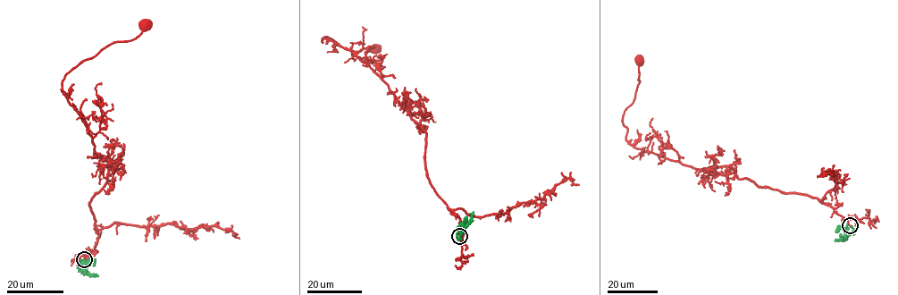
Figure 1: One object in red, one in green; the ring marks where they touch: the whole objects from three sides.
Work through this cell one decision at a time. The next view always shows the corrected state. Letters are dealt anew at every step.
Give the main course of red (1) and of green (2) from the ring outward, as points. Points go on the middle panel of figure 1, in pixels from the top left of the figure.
1: (459, 236), (459, 217), (427, 177), (425, 132), (373, 70), (322, 39), (355, 52), (375, 48)
2: (459, 236), (457, 240), (460, 236), (457, 229), (462, 227), (466, 216)

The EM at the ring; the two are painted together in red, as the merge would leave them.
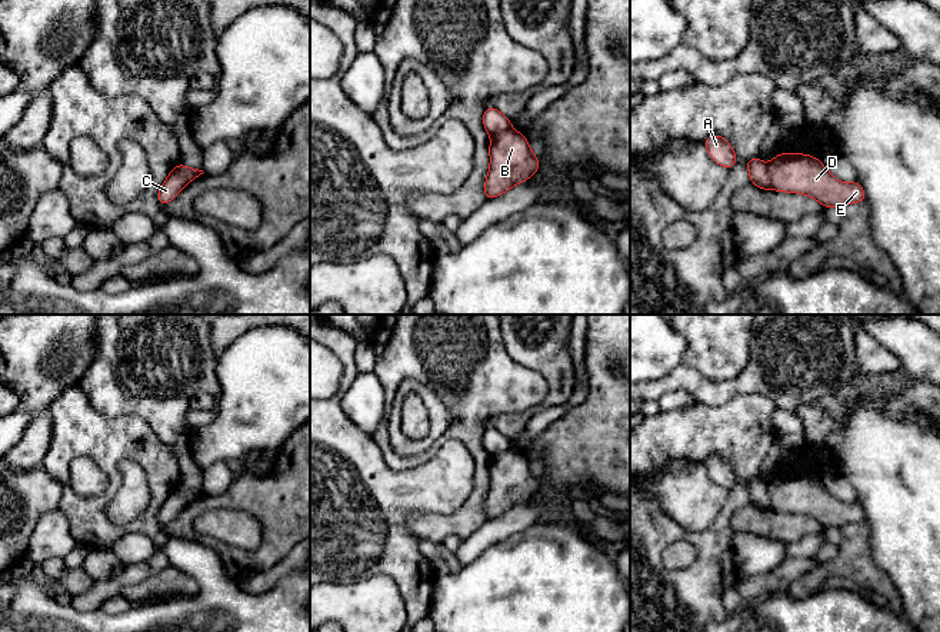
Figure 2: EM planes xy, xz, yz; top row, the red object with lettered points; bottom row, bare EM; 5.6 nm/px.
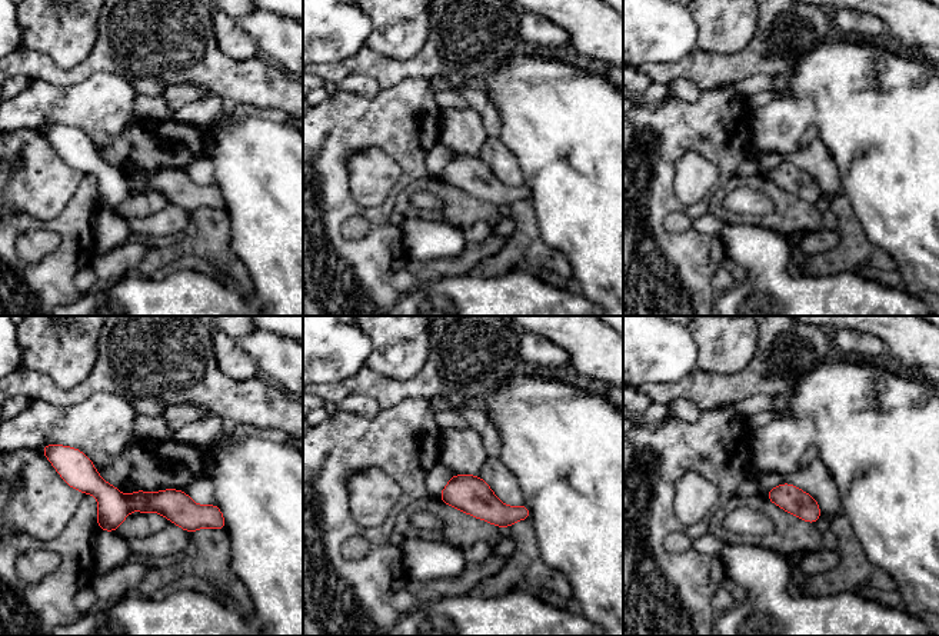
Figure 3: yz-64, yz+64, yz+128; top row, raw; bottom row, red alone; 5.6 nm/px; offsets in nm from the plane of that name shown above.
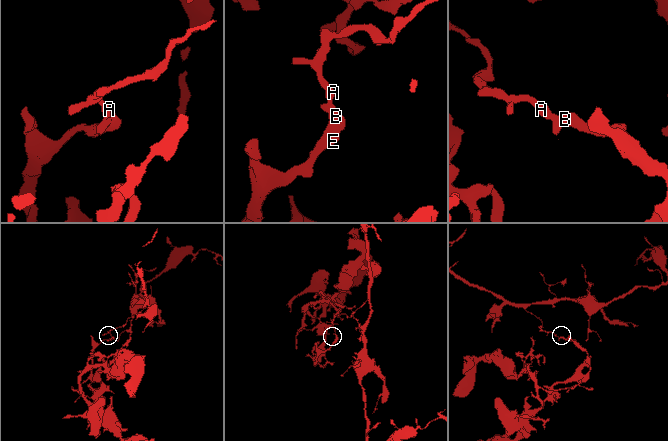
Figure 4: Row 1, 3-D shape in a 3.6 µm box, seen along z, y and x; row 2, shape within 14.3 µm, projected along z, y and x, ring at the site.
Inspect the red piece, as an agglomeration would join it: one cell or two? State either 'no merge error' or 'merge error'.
merge error

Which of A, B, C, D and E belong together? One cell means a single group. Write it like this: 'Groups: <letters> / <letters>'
Groups: A C / B D E

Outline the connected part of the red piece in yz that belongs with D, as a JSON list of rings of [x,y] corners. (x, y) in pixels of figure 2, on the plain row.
[[[779,473],[767,485],[771,509],[777,512],[800,513],[814,518],[823,528],[840,529],[846,523],[864,523],[866,513],[863,506],[856,500],[841,503],[833,498],[820,479],[801,473]]]

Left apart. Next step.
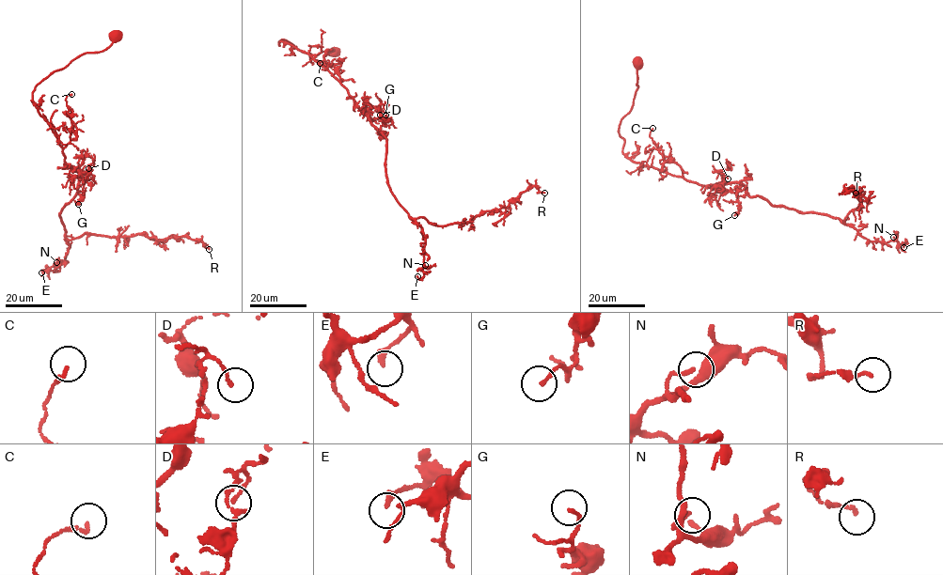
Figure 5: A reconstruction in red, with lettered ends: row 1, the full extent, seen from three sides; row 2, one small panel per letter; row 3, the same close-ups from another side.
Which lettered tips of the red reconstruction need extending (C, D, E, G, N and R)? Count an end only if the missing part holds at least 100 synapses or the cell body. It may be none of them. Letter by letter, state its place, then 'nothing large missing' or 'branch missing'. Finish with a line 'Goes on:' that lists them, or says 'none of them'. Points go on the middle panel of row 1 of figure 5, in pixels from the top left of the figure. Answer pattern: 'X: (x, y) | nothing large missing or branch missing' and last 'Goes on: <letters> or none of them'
C: (320, 63) | nothing large missing
D: (380, 115) | nothing large missing
E: (417, 276) | nothing large missing
G: (385, 115) | nothing large missing
N: (425, 265) | nothing large missing
R: (544, 193) | nothing large missing
Goes on: none of them

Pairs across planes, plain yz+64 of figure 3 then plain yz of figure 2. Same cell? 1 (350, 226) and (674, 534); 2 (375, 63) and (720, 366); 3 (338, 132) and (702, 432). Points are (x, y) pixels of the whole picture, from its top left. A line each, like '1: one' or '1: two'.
1: two
2: two
3: one

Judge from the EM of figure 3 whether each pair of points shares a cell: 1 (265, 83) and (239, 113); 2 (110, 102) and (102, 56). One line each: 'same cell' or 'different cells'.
1: different cells
2: different cells

